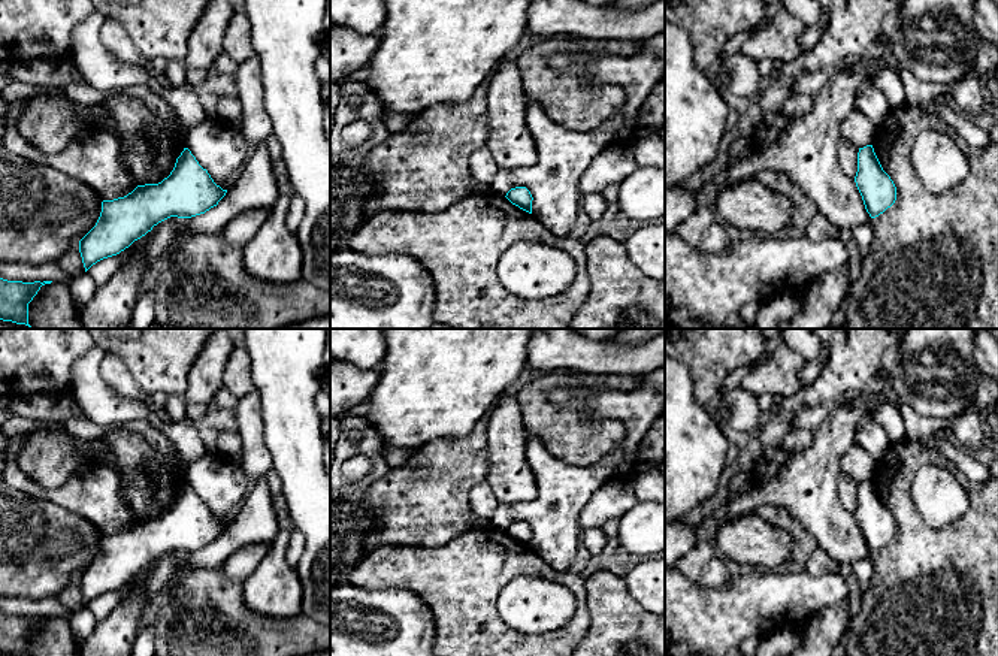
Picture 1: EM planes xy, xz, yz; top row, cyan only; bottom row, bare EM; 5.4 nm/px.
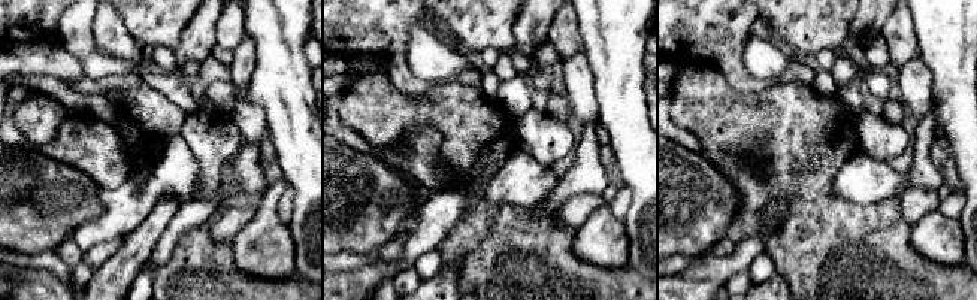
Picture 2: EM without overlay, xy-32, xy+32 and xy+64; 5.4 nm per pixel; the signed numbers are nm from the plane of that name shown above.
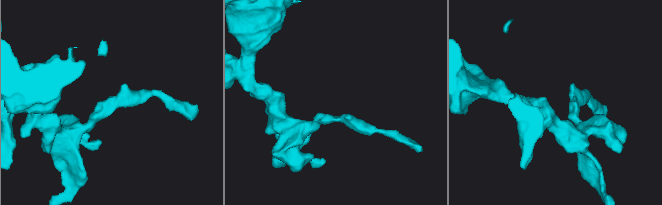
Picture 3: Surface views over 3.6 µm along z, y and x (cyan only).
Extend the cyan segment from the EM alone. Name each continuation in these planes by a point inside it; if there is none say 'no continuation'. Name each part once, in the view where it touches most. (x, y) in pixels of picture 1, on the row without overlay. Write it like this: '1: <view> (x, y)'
no continuation

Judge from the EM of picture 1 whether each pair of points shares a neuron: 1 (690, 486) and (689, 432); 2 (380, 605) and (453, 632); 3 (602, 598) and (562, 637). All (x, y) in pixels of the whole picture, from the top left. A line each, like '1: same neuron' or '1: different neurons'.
1: same neuron
2: different neurons
3: different neurons

